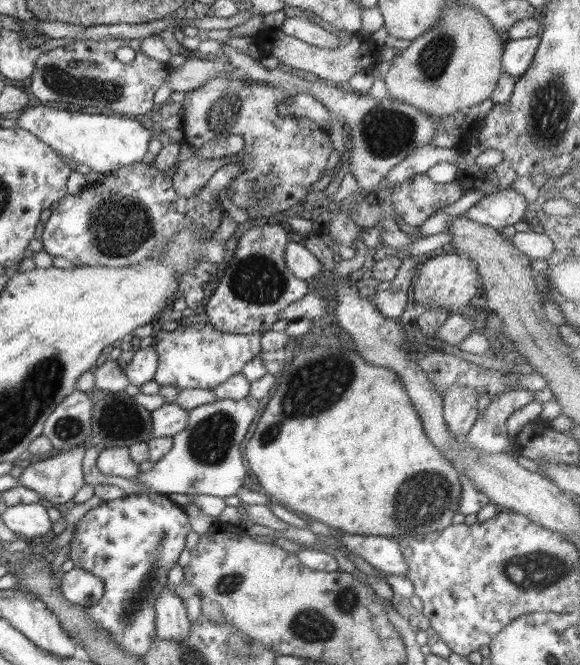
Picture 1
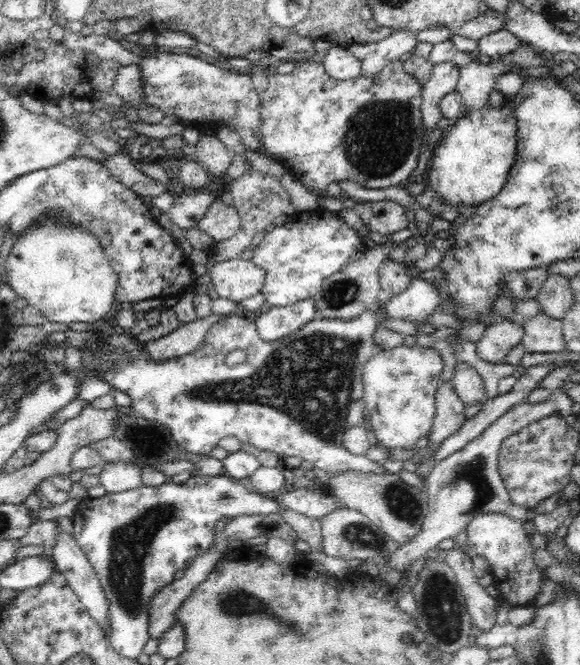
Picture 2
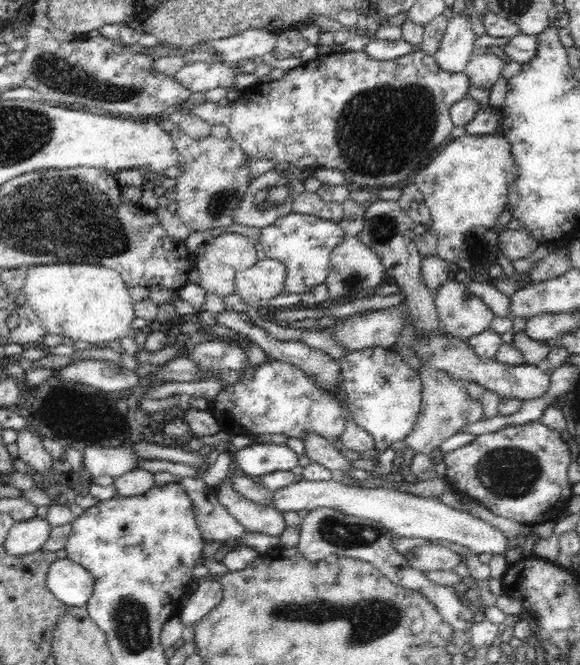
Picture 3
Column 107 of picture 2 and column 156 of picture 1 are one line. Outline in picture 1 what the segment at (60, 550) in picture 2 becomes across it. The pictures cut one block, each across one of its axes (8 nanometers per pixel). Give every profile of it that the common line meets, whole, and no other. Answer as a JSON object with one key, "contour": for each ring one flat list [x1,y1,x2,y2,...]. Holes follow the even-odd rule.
{"contour":[[168,585,154,601,156,636,162,640,182,641,190,633,190,619,184,601]]}

